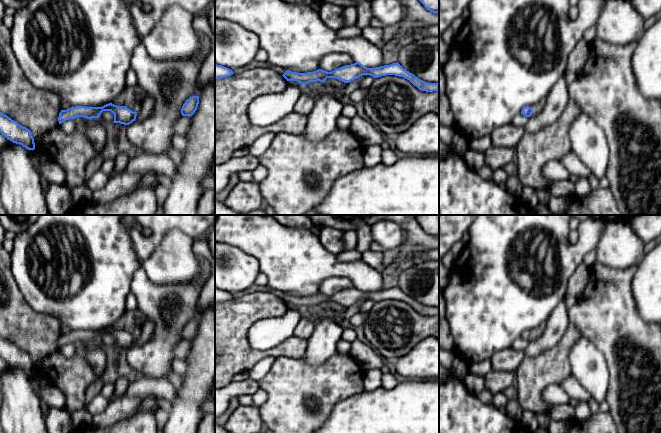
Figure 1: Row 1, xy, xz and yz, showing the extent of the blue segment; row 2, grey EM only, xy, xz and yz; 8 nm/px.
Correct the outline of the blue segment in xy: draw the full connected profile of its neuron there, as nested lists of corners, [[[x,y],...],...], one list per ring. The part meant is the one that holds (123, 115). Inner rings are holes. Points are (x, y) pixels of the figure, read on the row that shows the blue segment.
[[[112,103],[106,104],[102,107],[86,107],[75,106],[67,110],[61,110],[59,113],[59,124],[69,119],[76,117],[84,117],[87,119],[99,118],[103,111],[111,111],[114,114],[114,123],[129,125],[136,120],[137,113],[133,112],[126,106],[117,106]]]

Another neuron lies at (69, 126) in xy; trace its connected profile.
[[[69,119],[69,120],[66,120],[63,123],[61,123],[60,130],[67,134],[72,134],[72,133],[77,132],[76,123],[75,123],[74,119]]]

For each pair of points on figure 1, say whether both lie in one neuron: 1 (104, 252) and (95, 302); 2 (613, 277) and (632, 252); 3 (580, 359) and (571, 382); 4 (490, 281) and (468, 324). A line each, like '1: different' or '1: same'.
1: same
2: different
3: different
4: same

